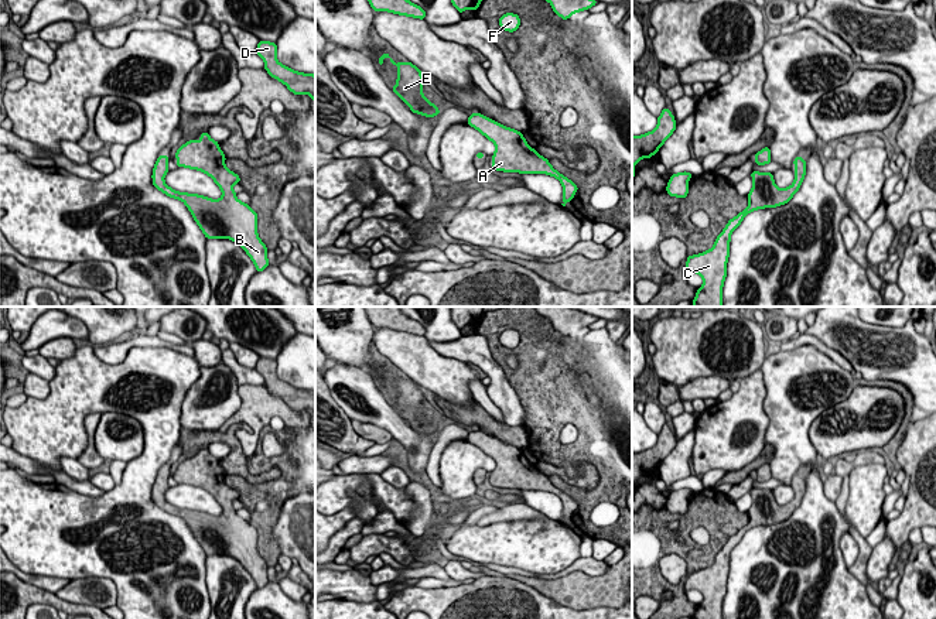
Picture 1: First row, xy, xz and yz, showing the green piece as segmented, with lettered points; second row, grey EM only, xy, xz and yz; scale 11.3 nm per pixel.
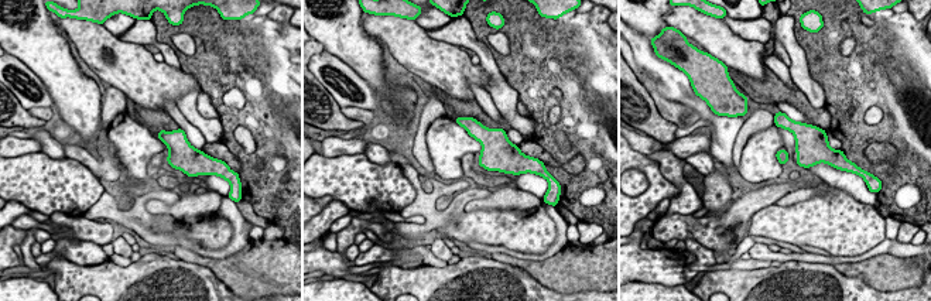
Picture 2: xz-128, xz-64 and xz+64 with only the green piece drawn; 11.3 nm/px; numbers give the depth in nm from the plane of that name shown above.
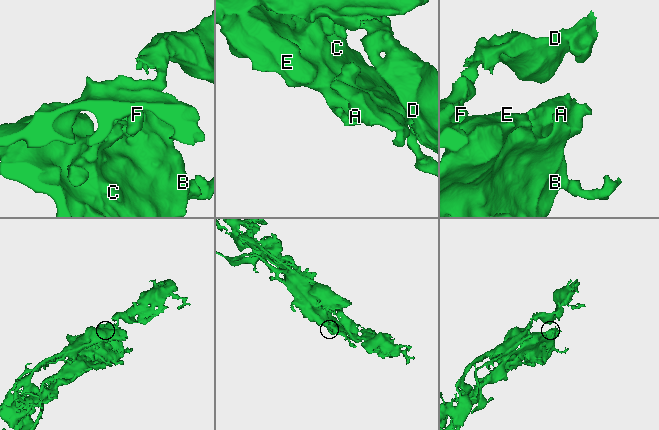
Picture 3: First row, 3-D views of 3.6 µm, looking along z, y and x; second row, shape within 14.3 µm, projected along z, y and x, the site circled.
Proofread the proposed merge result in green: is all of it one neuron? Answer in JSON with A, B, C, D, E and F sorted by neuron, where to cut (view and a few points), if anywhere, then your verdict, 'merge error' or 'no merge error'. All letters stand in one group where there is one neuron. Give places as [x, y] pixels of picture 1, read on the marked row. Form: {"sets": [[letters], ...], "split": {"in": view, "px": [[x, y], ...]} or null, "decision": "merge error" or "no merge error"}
{"sets": [["A", "B", "C", "D", "E", "F"]], "split": null, "decision": "no merge error"}

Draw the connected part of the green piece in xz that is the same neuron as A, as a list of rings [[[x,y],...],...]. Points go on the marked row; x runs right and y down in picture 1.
[[[472,113],[468,117],[468,126],[476,129],[495,144],[492,155],[492,168],[505,172],[520,174],[547,174],[557,178],[563,185],[563,206],[571,202],[578,187],[556,171],[547,158],[532,148],[523,137],[523,133],[505,127],[501,123],[485,117],[481,113]]]

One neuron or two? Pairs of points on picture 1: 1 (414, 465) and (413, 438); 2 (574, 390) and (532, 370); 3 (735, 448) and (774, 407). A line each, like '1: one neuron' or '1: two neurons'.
1: one neuron
2: one neuron
3: two neurons

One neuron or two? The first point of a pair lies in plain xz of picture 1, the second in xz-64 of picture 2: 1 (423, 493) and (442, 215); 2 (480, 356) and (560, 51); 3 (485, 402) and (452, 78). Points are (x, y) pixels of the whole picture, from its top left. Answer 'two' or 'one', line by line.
1: one
2: two
3: two

